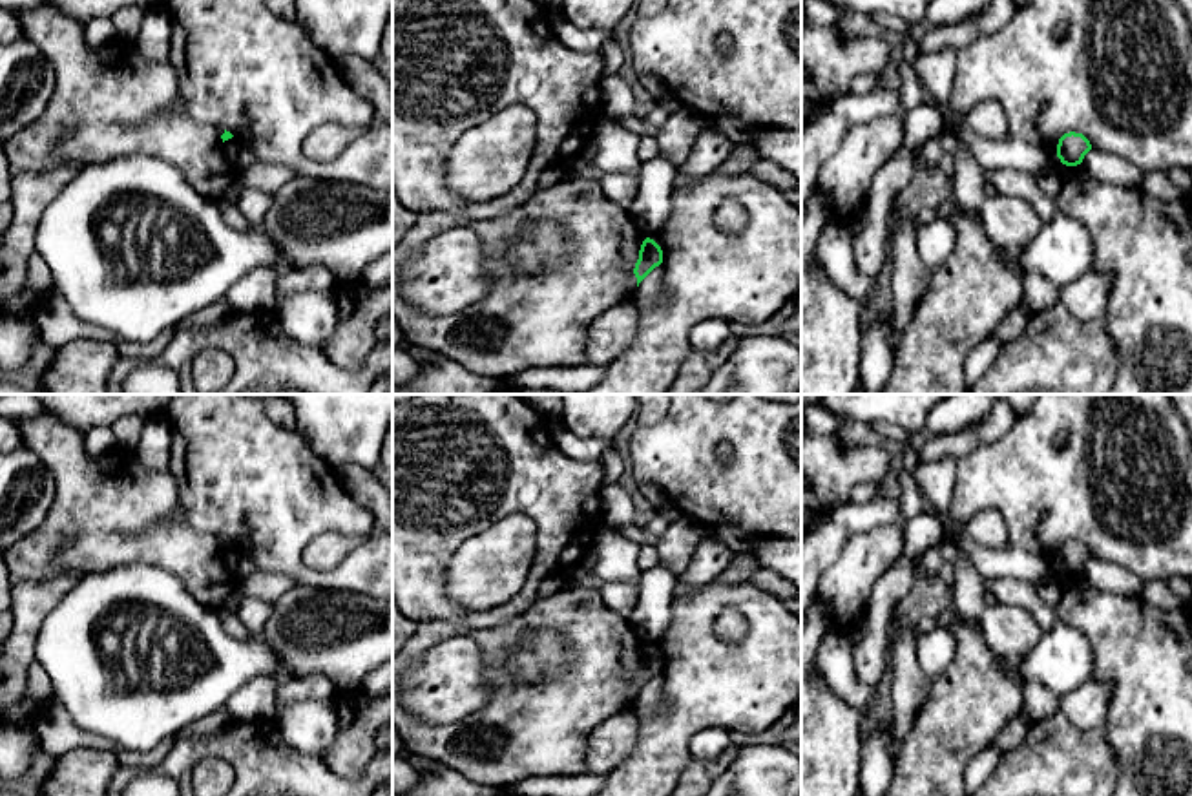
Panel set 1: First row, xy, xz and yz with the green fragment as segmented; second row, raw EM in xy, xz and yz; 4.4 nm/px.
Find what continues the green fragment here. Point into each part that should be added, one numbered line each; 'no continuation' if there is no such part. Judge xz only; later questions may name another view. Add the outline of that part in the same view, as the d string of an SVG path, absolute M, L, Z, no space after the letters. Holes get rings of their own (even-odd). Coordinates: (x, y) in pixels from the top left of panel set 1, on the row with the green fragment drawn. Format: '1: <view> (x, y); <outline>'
no continuation

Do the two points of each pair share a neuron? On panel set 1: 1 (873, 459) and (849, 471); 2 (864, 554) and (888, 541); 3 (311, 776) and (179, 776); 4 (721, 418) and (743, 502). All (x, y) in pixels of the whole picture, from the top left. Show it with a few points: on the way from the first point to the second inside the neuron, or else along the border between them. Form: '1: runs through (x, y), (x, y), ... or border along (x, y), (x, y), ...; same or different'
1: runs through (867, 464), (855, 466); same
2: runs through (869, 554), (882, 546); same
3: runs through (276, 775), (249, 747), (207, 747); same
4: runs through (742, 439), (743, 482); same

